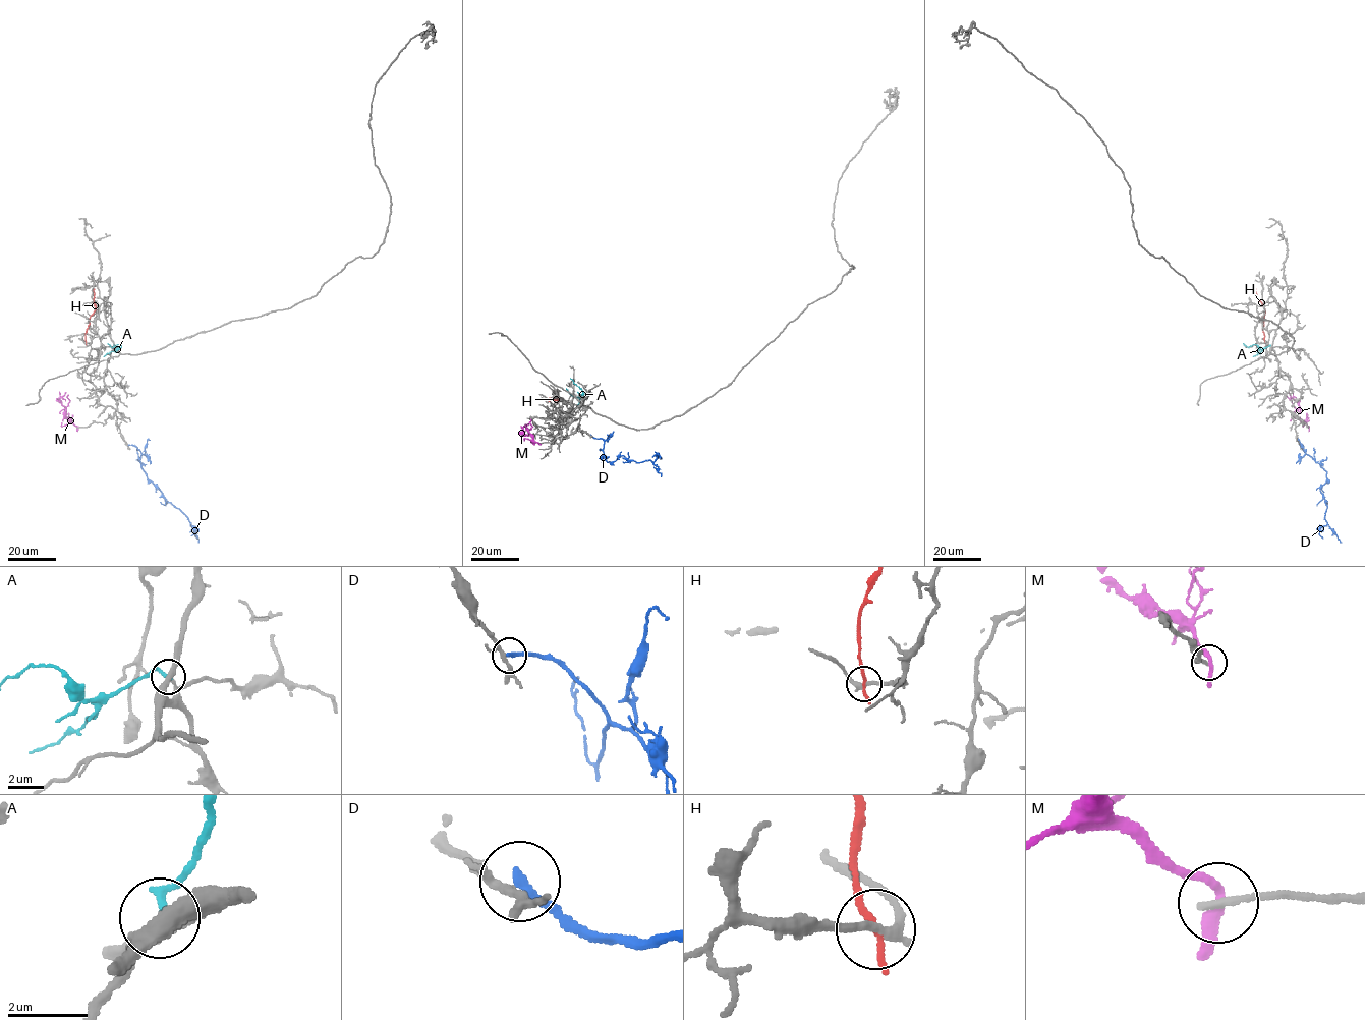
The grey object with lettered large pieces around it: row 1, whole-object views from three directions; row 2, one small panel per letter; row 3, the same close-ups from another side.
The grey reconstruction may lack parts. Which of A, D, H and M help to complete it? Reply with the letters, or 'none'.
A

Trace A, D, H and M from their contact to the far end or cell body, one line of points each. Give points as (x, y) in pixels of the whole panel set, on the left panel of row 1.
A: (114, 346), (117, 349), (121, 345), (112, 347), (108, 343)
D: (128, 445), (133, 445), (141, 453), (141, 468), (147, 478), (187, 518), (197, 542)
H: (86, 343), (89, 318), (95, 309), (95, 289)
M: (77, 428), (66, 417), (66, 408), (60, 401), (66, 392)

